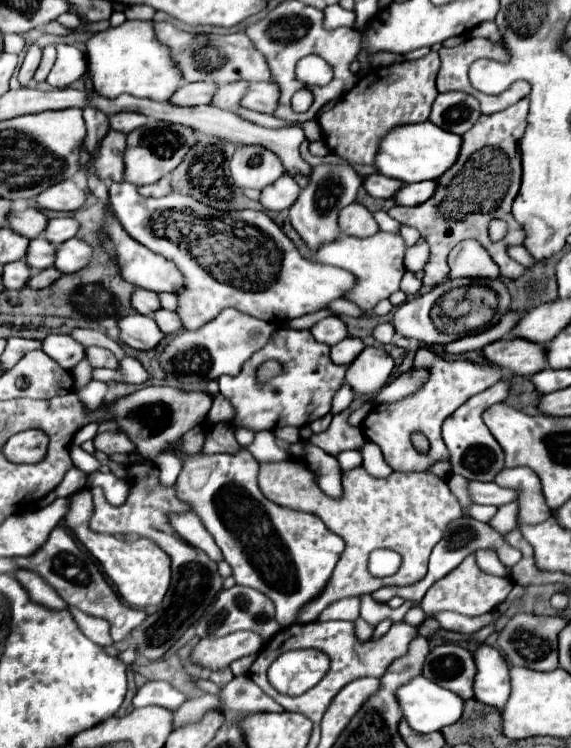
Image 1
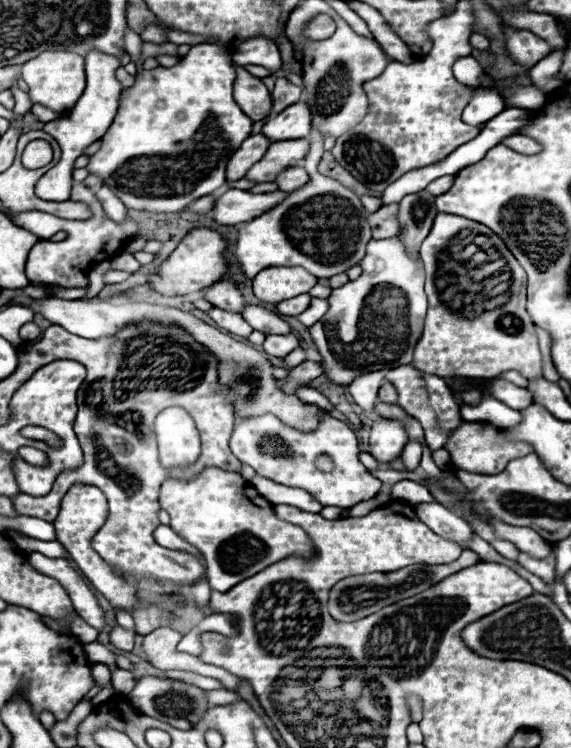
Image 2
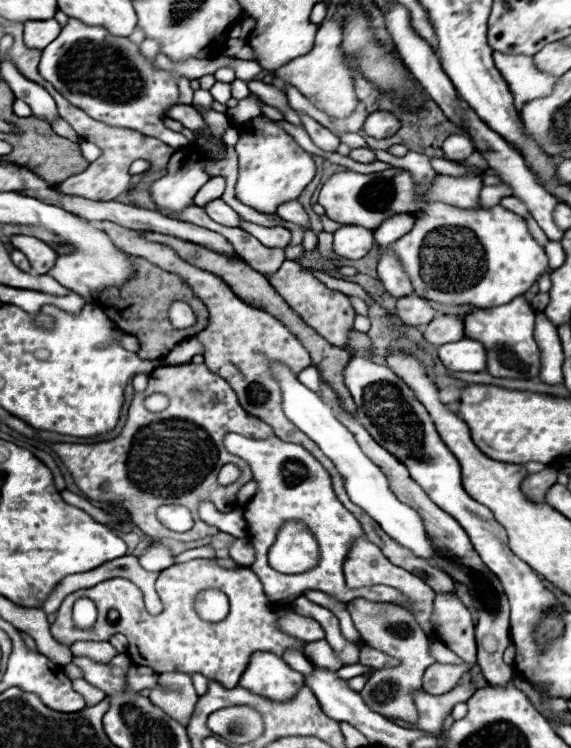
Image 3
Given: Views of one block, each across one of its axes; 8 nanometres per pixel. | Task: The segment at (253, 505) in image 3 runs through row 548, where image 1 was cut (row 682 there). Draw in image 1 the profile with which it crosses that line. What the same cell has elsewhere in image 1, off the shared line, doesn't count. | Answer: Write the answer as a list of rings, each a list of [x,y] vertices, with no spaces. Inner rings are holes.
[[[336,620],[336,622],[310,622],[310,624],[292,624],[288,628],[284,628],[280,634],[276,634],[276,638],[264,648],[264,652],[258,656],[258,660],[252,664],[250,668],[250,678],[270,696],[274,698],[280,706],[284,706],[288,712],[300,712],[300,714],[306,714],[312,722],[314,722],[314,728],[320,726],[320,718],[322,714],[326,712],[326,708],[330,706],[332,698],[340,692],[340,688],[344,688],[348,682],[356,680],[356,678],[362,678],[362,676],[374,676],[374,678],[380,678],[386,668],[396,660],[400,658],[402,654],[406,654],[412,638],[416,636],[416,628],[406,624],[406,622],[398,622],[398,624],[392,624],[392,628],[388,630],[388,634],[384,634],[380,640],[368,640],[368,642],[360,642],[354,632],[350,630],[350,622],[344,622],[344,620]],[[304,648],[316,648],[320,652],[326,652],[330,658],[332,658],[332,666],[330,670],[326,672],[324,680],[320,684],[316,684],[316,688],[310,688],[308,692],[304,692],[302,696],[284,696],[276,690],[270,690],[270,682],[266,678],[266,670],[268,666],[276,660],[276,656],[280,656],[282,652],[288,652],[288,650],[304,650]]]

